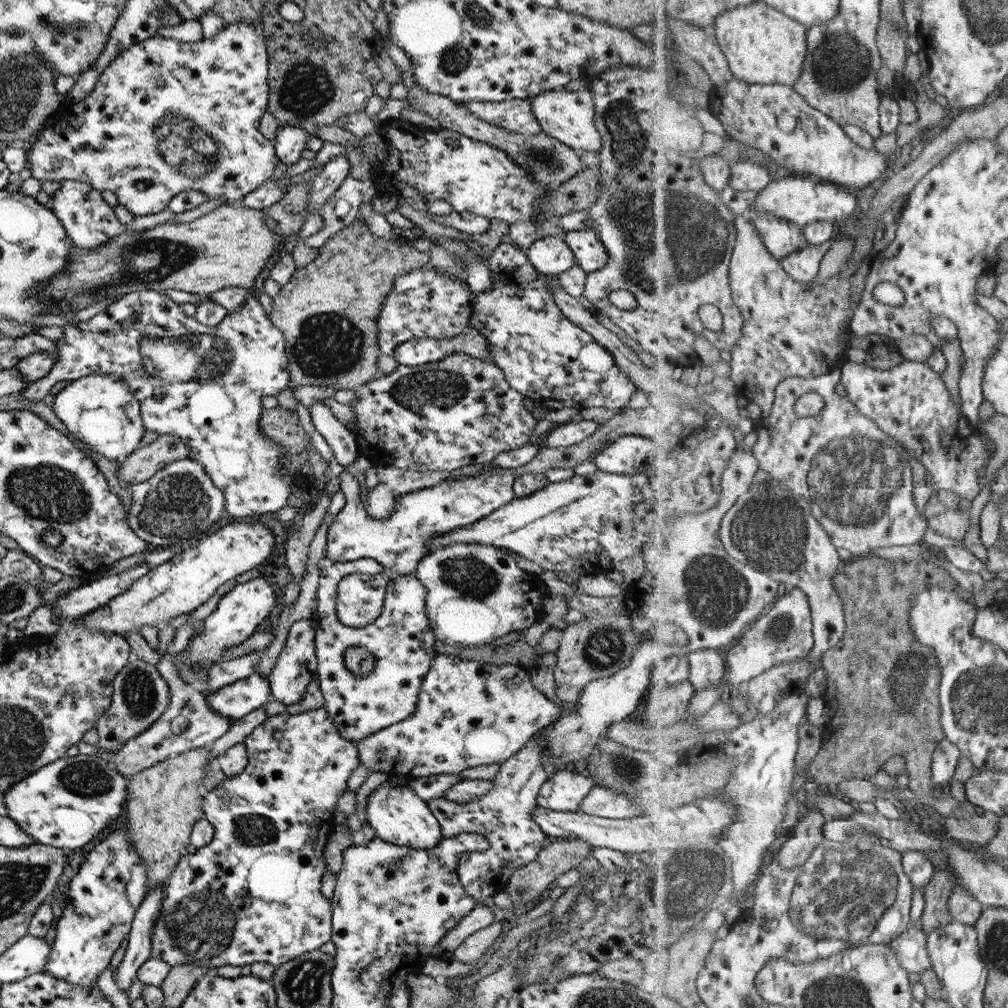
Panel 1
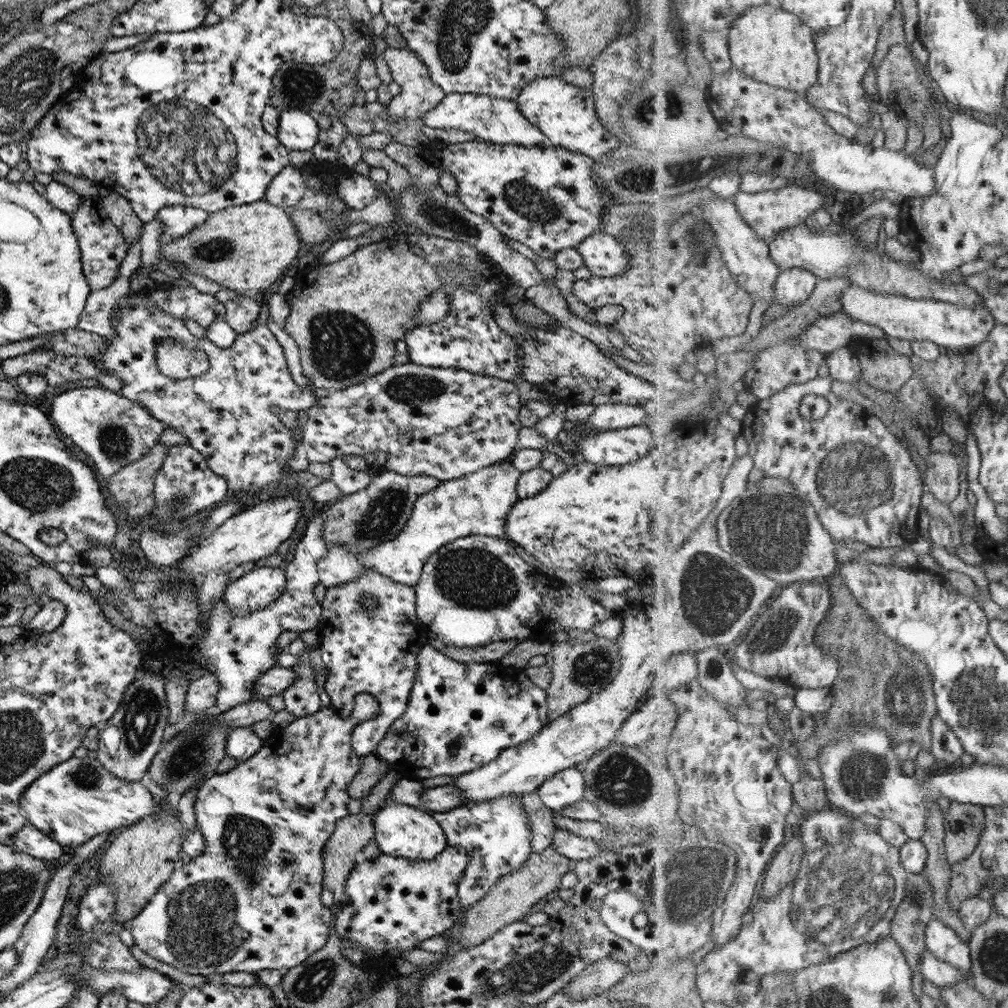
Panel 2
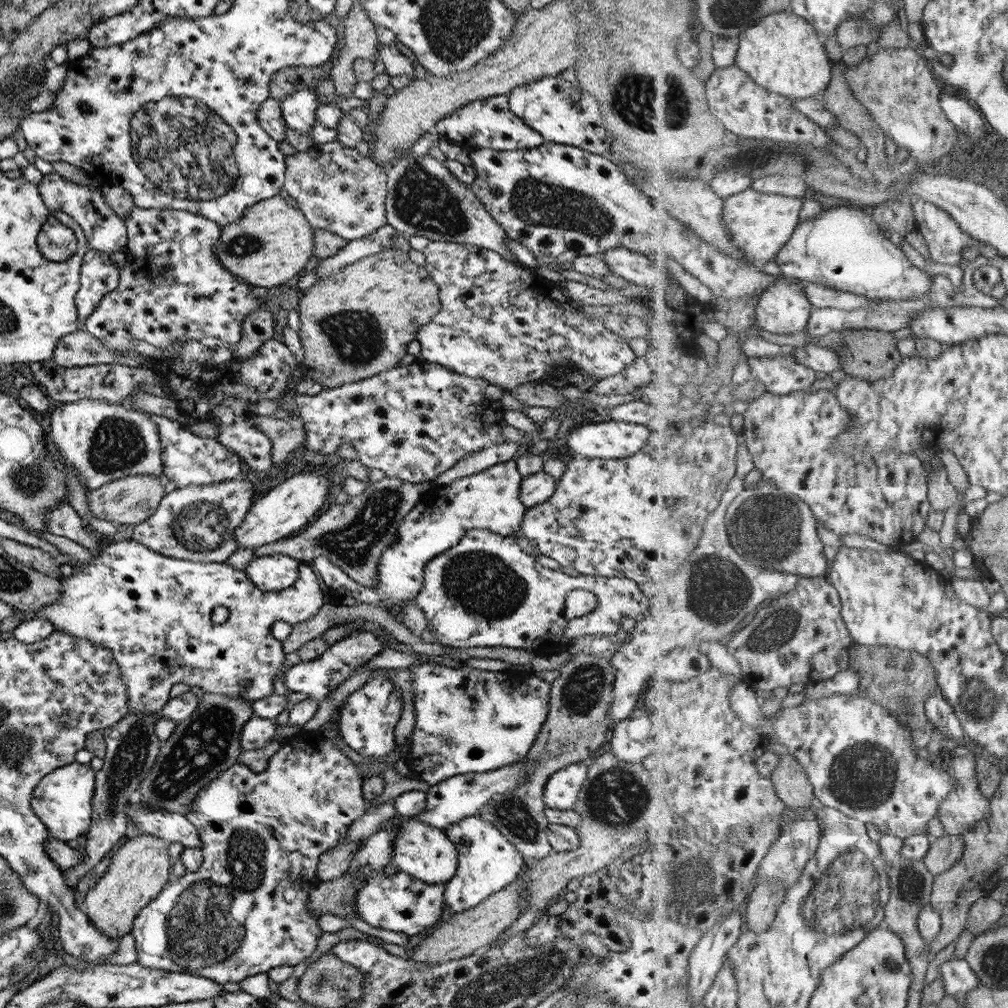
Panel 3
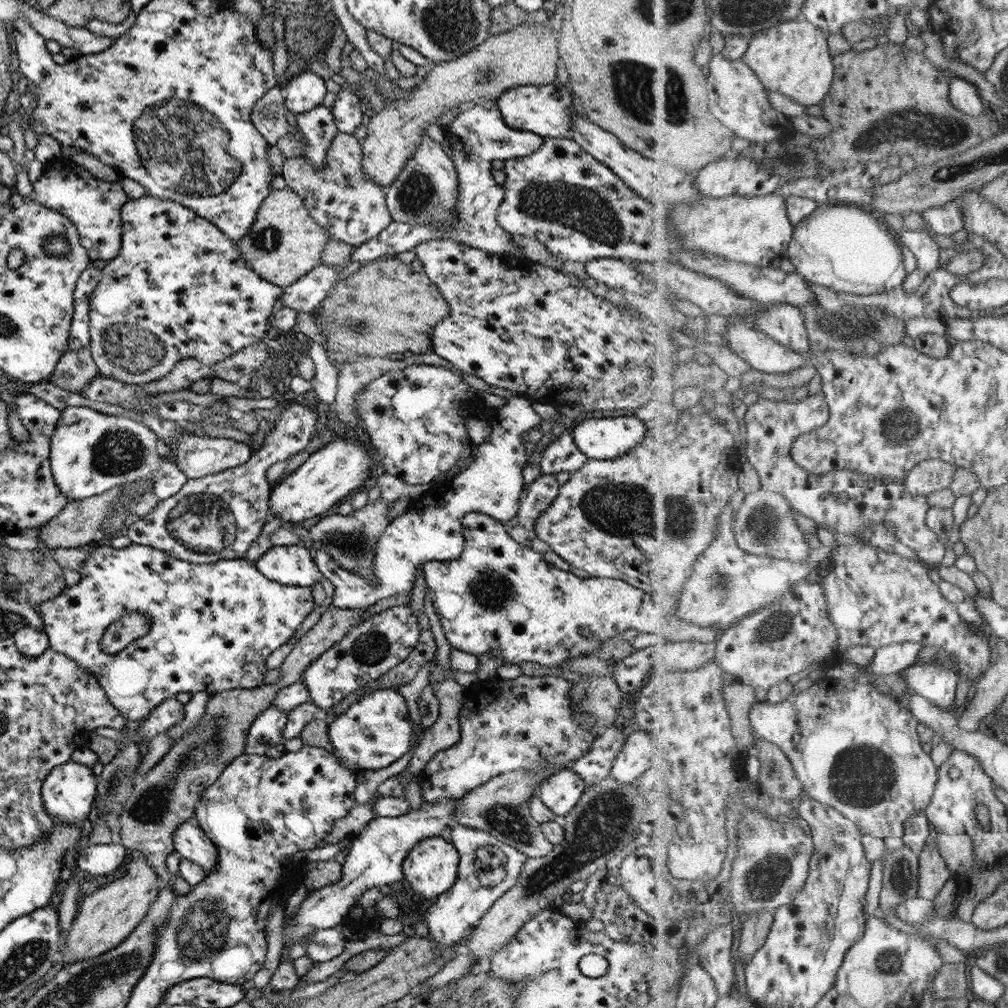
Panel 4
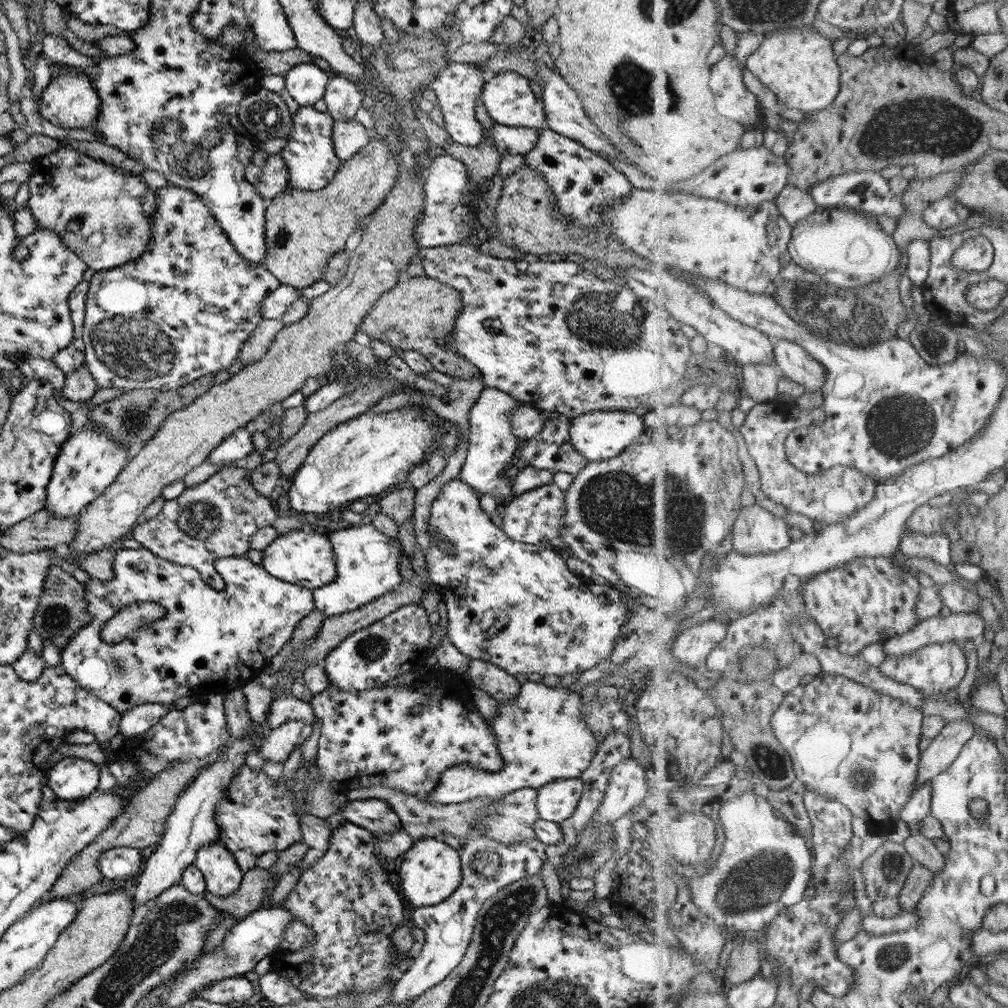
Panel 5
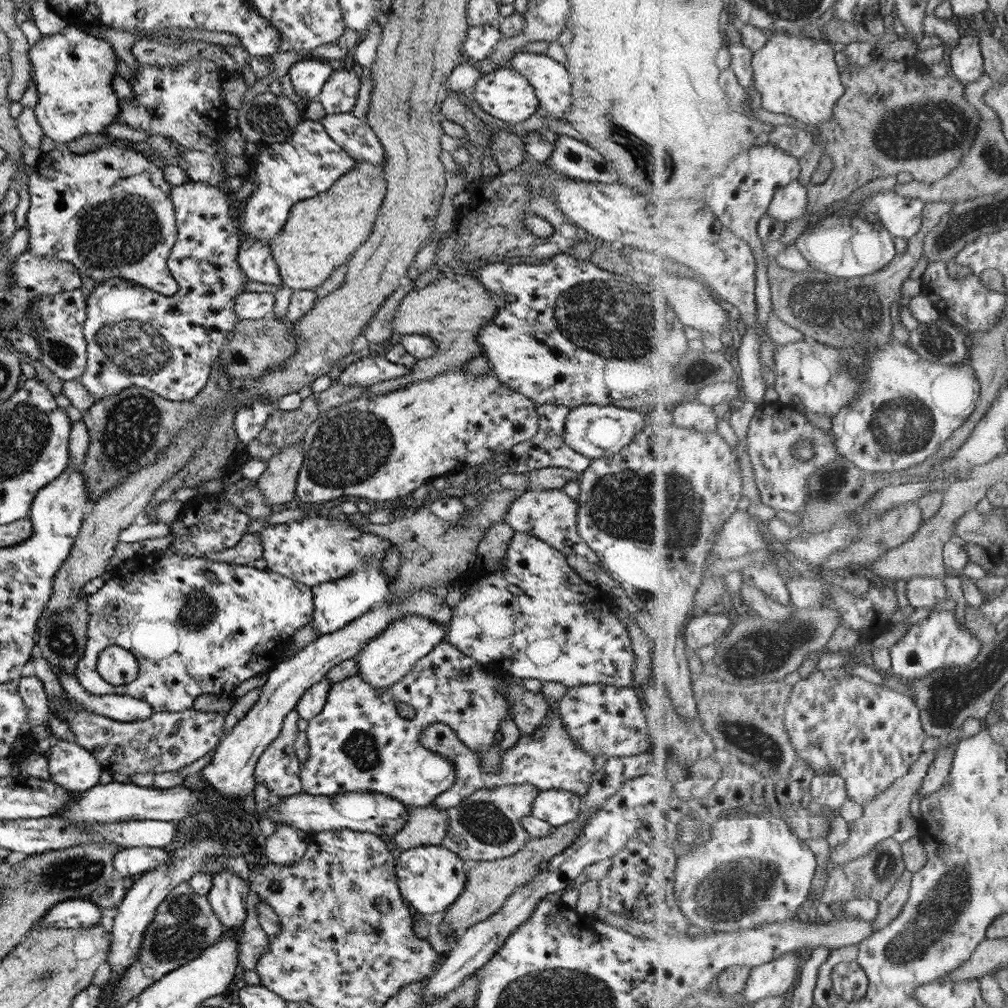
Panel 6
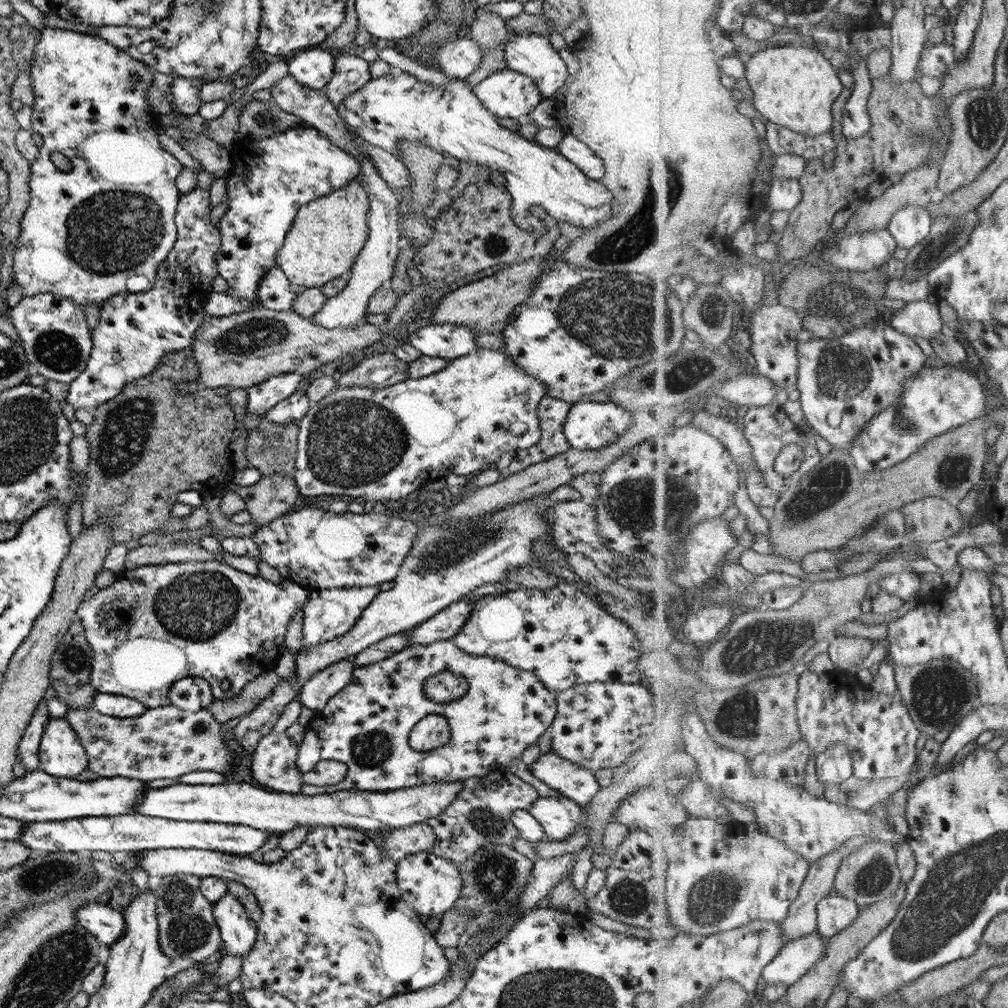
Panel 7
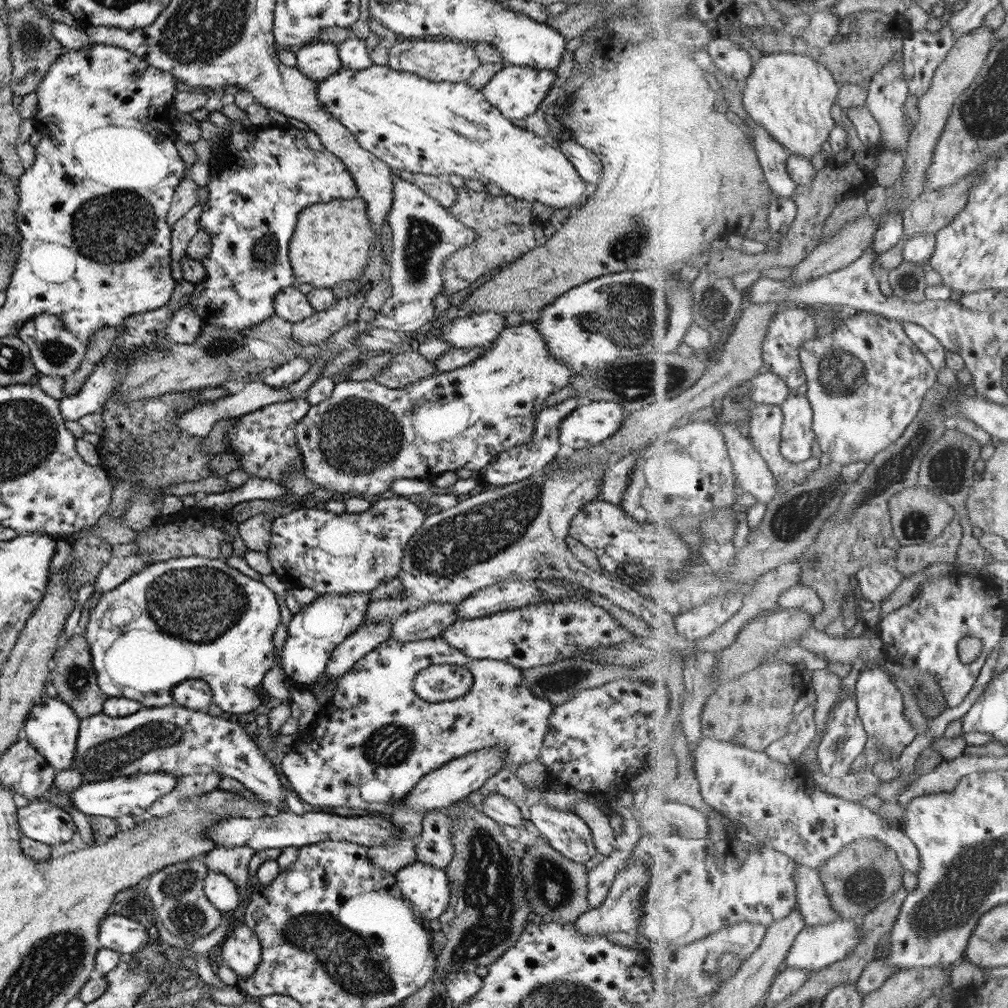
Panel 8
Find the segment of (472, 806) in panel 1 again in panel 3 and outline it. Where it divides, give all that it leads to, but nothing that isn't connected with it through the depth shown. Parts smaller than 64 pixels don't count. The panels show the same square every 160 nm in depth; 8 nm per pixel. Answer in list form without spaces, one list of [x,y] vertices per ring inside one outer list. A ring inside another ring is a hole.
[[[477,815],[468,816],[444,828],[445,836],[457,851],[457,866],[453,876],[444,884],[442,900],[443,908],[448,908],[450,914],[465,912],[469,908],[475,908],[493,892],[505,888],[515,877],[522,872],[525,858],[522,854],[495,828],[491,823],[479,818]]]

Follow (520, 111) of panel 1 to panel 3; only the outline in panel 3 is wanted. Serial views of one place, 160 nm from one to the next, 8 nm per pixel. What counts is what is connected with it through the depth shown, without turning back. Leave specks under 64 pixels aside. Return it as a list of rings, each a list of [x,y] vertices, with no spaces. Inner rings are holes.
[[[507,95],[488,96],[469,101],[456,108],[451,114],[436,120],[433,131],[467,150],[488,148],[498,151],[512,151],[535,148],[544,142],[538,132],[528,127],[509,110]]]

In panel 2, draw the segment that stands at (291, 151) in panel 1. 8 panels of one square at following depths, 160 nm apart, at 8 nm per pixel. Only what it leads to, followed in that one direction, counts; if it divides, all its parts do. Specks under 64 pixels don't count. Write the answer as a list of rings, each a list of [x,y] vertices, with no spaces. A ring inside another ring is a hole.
[[[298,108],[280,111],[276,137],[288,151],[310,150],[312,146],[317,145],[317,134],[319,129],[314,114]]]

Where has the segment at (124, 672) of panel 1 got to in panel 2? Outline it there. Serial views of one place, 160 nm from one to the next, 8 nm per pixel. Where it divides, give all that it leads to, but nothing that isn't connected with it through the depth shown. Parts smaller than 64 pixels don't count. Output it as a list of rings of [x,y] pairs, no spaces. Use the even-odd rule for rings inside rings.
[[[138,668],[133,680],[125,688],[119,706],[106,720],[98,732],[96,759],[101,766],[115,778],[124,781],[141,781],[145,775],[151,759],[163,742],[163,728],[168,724],[167,702],[164,693],[164,678],[151,673],[147,675]]]

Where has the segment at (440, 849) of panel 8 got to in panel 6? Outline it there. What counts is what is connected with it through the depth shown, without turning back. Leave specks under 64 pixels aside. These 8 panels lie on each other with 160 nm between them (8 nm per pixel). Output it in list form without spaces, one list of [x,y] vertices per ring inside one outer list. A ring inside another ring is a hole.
[[[513,784],[480,788],[468,798],[446,809],[448,825],[440,842],[464,862],[492,861],[506,856],[513,857],[529,837],[520,820],[531,810],[532,800],[539,792],[531,784]]]

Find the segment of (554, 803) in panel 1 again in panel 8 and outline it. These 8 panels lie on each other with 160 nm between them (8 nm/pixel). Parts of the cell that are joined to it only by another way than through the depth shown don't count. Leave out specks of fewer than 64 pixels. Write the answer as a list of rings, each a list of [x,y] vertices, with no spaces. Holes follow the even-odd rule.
[[[532,800],[528,806],[531,826],[565,858],[583,864],[596,853],[592,832],[575,813],[563,812]]]

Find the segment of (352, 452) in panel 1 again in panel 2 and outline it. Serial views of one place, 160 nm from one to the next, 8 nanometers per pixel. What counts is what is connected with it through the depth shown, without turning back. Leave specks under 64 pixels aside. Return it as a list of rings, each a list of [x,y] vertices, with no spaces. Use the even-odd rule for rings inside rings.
[[[504,461],[480,468],[476,472],[454,480],[439,481],[435,489],[421,494],[417,500],[412,502],[411,512],[406,518],[406,522],[403,523],[402,529],[395,535],[395,538],[378,542],[372,546],[373,548],[357,552],[357,554],[351,554],[347,550],[347,545],[328,546],[329,548],[326,548],[325,556],[316,562],[318,582],[325,588],[339,587],[340,584],[355,580],[363,571],[375,571],[393,582],[414,587],[419,580],[425,560],[444,544],[457,540],[457,538],[471,535],[492,536],[504,539],[503,523],[505,515],[510,511],[513,503],[519,500],[516,494],[519,476],[518,470],[515,470],[515,467],[508,461]]]

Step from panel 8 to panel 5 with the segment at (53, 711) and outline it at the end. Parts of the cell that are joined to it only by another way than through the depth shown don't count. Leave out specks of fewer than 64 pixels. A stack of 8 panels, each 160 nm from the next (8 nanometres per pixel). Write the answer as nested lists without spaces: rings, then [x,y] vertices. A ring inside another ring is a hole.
[[[65,757],[46,773],[46,782],[59,800],[75,800],[91,794],[97,788],[99,768],[81,758]]]

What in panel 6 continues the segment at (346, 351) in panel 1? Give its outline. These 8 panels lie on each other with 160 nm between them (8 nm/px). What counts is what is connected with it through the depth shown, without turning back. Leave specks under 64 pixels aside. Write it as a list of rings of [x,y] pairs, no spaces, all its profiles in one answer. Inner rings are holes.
[[[457,271],[449,272],[423,288],[409,291],[399,301],[395,315],[391,319],[393,340],[401,335],[420,334],[436,344],[436,351],[426,359],[416,360],[413,369],[407,374],[383,380],[381,384],[369,385],[360,396],[377,396],[383,392],[403,388],[418,380],[429,380],[452,368],[462,368],[470,358],[480,354],[476,332],[485,326],[495,313],[494,300],[490,299],[490,293],[486,288],[476,278]],[[300,444],[287,446],[267,460],[266,467],[256,483],[263,498],[268,500],[269,506],[285,504],[296,496],[295,484],[301,461],[303,454]]]

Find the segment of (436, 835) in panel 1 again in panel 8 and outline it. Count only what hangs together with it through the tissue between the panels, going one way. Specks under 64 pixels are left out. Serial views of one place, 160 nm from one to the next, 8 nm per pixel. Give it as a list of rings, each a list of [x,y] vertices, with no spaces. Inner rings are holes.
[[[413,861],[393,875],[401,896],[422,921],[437,919],[447,909],[450,882],[444,869]]]

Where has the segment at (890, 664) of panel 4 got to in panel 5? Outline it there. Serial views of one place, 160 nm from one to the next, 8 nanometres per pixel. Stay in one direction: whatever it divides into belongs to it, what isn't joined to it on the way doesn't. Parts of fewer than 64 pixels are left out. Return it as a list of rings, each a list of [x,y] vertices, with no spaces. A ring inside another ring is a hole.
[[[975,611],[952,613],[946,617],[929,617],[901,636],[885,641],[886,656],[905,656],[924,646],[969,639],[979,640],[985,634],[985,620]]]

